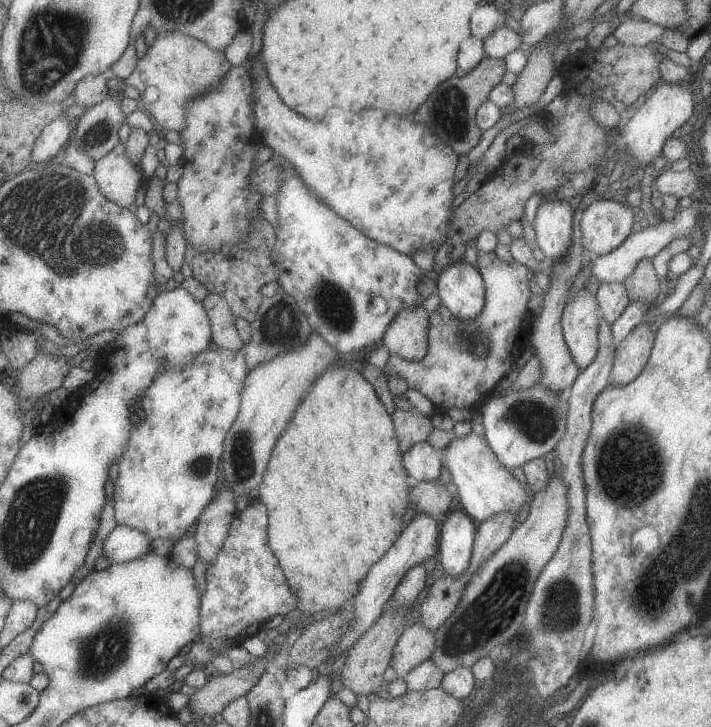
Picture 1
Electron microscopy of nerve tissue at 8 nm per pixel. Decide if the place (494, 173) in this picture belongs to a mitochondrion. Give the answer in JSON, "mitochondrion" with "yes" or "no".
{"mitochondrion":"no"}

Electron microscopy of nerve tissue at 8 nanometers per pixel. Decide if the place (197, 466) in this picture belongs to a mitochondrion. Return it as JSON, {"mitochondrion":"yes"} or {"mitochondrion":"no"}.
{"mitochondrion":"yes"}

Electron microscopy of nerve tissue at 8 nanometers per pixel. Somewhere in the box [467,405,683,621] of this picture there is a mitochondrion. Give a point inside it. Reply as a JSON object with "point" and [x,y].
{"point":[623,480]}

